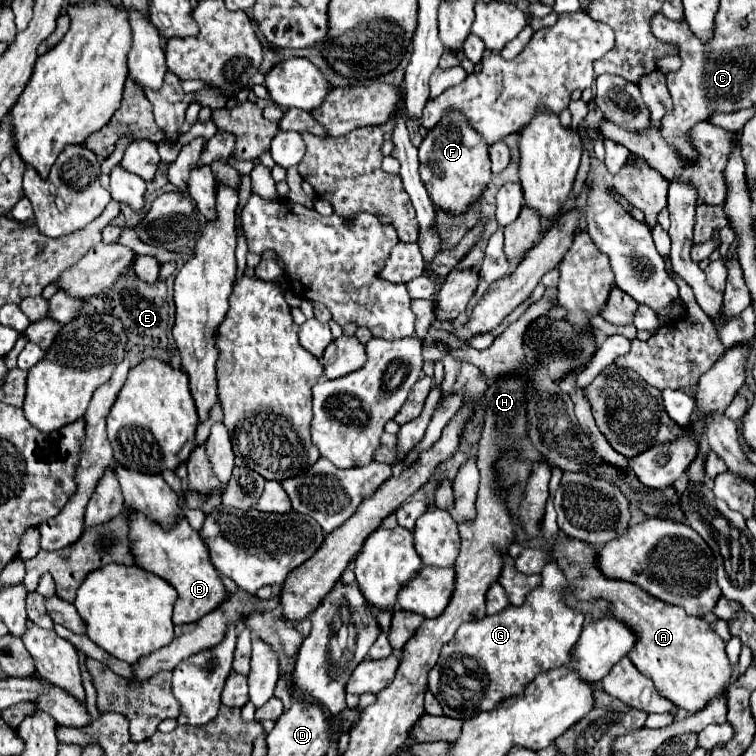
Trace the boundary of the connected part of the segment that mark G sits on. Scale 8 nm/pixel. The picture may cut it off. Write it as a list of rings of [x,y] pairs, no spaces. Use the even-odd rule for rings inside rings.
[[[550,561],[542,571],[542,583],[530,595],[526,597],[526,603],[522,607],[506,607],[498,615],[488,615],[480,621],[470,621],[460,625],[458,633],[450,643],[446,643],[440,651],[438,663],[430,669],[428,675],[428,687],[438,699],[438,703],[444,709],[446,717],[454,719],[470,719],[478,715],[480,711],[494,709],[502,699],[510,695],[518,695],[524,691],[524,685],[530,683],[538,673],[544,673],[548,669],[560,667],[568,663],[570,651],[574,643],[580,637],[582,625],[584,625],[584,613],[574,611],[564,605],[560,597],[560,589],[566,583],[566,577],[562,569]]]

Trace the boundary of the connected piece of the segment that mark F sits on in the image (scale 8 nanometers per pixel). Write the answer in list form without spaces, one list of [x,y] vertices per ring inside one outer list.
[[[448,113],[420,143],[420,175],[432,203],[448,215],[466,213],[492,179],[488,145],[460,113]]]

